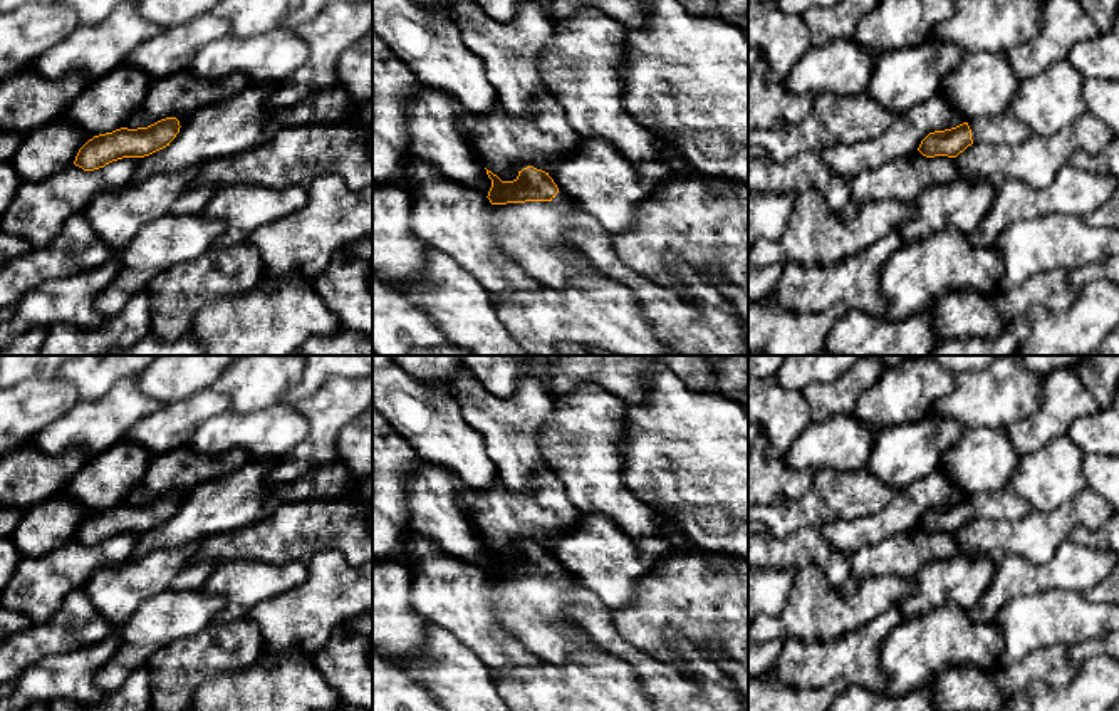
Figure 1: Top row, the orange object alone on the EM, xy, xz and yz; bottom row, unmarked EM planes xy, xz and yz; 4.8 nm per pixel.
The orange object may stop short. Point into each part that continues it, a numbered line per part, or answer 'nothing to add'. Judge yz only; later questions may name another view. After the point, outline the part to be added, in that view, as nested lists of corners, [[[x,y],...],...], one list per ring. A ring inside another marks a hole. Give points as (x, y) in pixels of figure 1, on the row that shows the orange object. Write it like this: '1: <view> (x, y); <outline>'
1: yz (1002, 129); [[[1012,114],[980,117],[968,122],[973,143],[1012,144],[1017,146],[1032,136],[1027,124]]]

